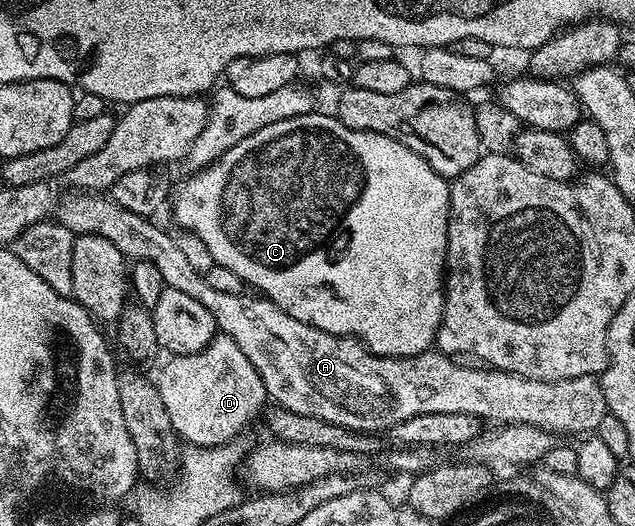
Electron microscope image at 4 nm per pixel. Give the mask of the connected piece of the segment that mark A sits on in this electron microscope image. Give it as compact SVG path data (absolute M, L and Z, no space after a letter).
M70 192L70 195L67 198L65 195L56 207L56 221L76 236L95 234L104 236L104 240L112 240L112 244L120 248L120 252L126 259L147 262L157 268L166 287L171 286L198 300L212 314L217 329L232 340L236 340L240 352L244 352L244 356L252 360L256 372L260 372L264 380L267 395L285 410L300 412L300 416L316 416L320 420L340 424L349 430L361 430L363 434L378 434L383 432L382 430L389 431L396 424L424 412L464 412L490 424L519 422L532 424L541 430L549 430L558 436L561 434L586 436L597 431L600 420L604 420L608 412L601 381L594 376L576 376L555 382L532 380L512 372L487 368L482 364L467 364L457 357L441 353L434 348L407 358L385 358L372 353L357 338L344 334L329 334L288 316L288 312L281 310L265 296L255 296L250 292L241 294L216 292L216 288L212 288L212 284L208 284L205 277L196 273L192 264L188 264L188 259L181 254L179 246L176 245L173 233L165 234L154 220L140 216L136 212L128 212L128 208L120 208L120 204L116 204L114 199L105 193Z

